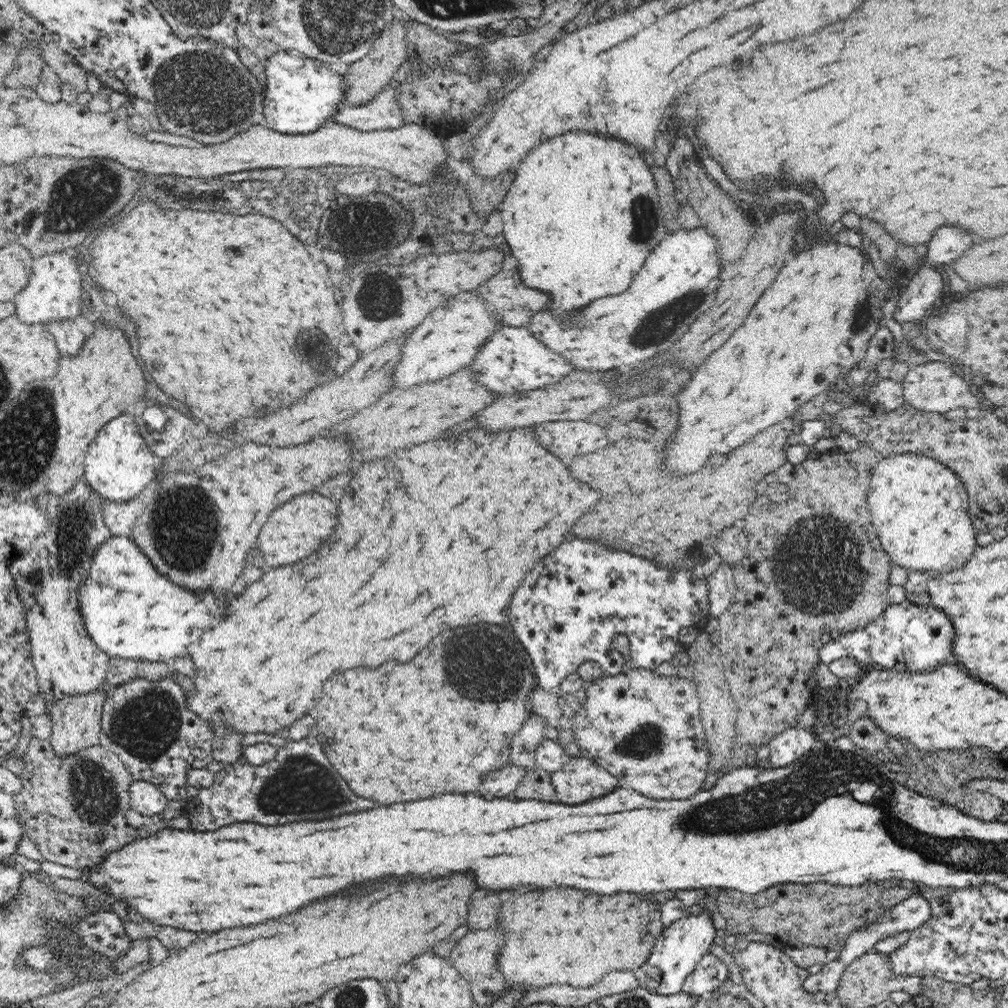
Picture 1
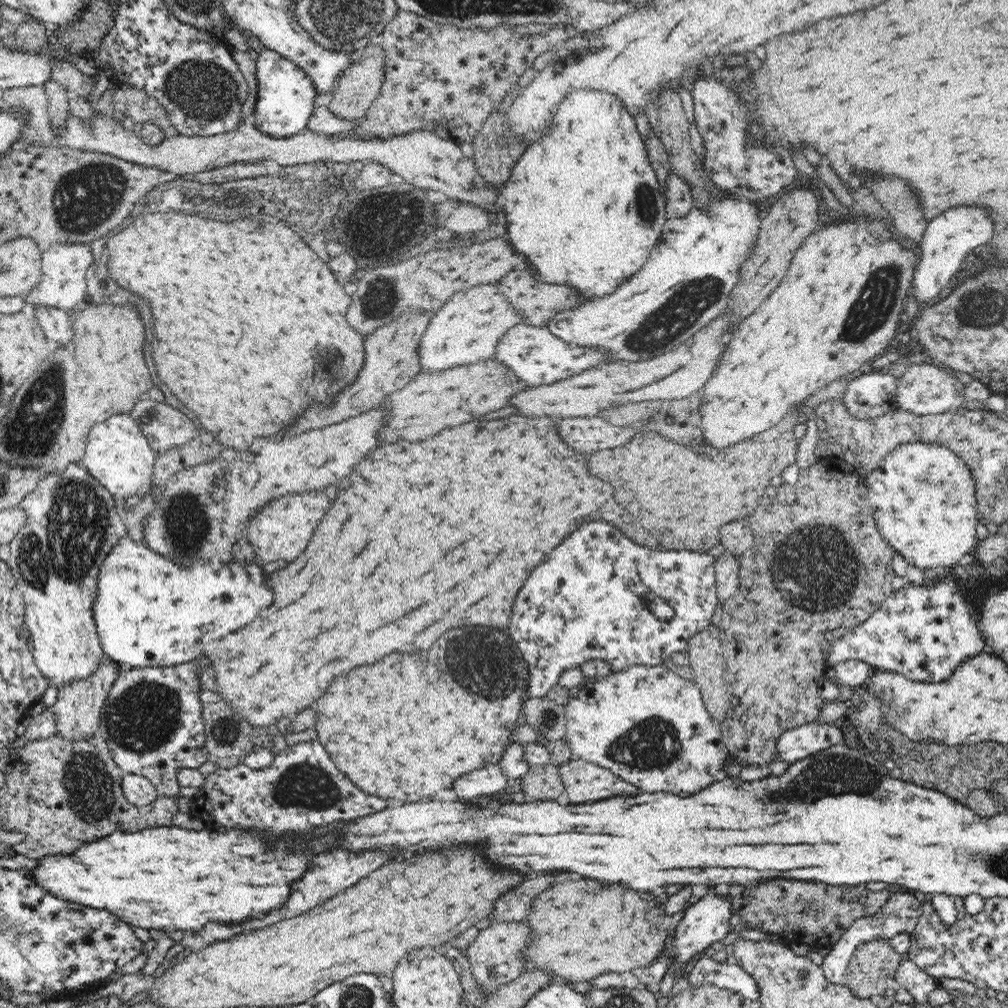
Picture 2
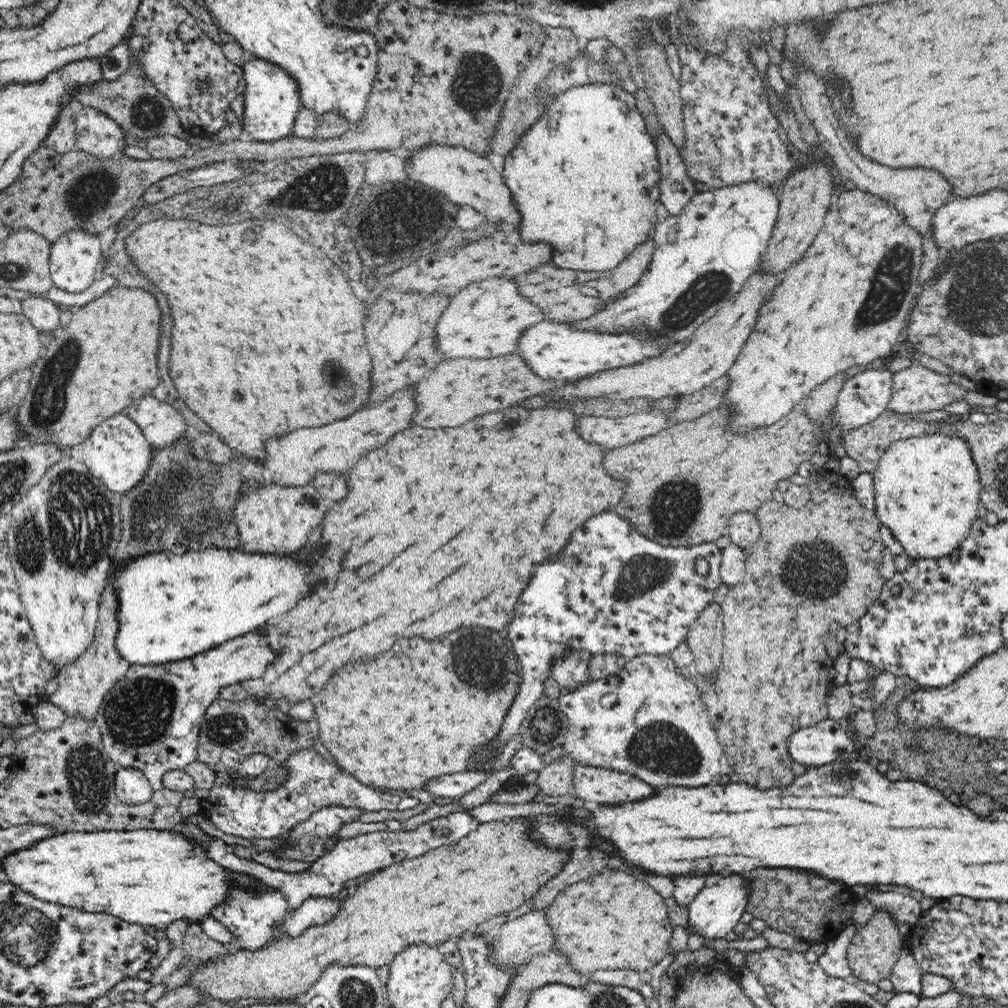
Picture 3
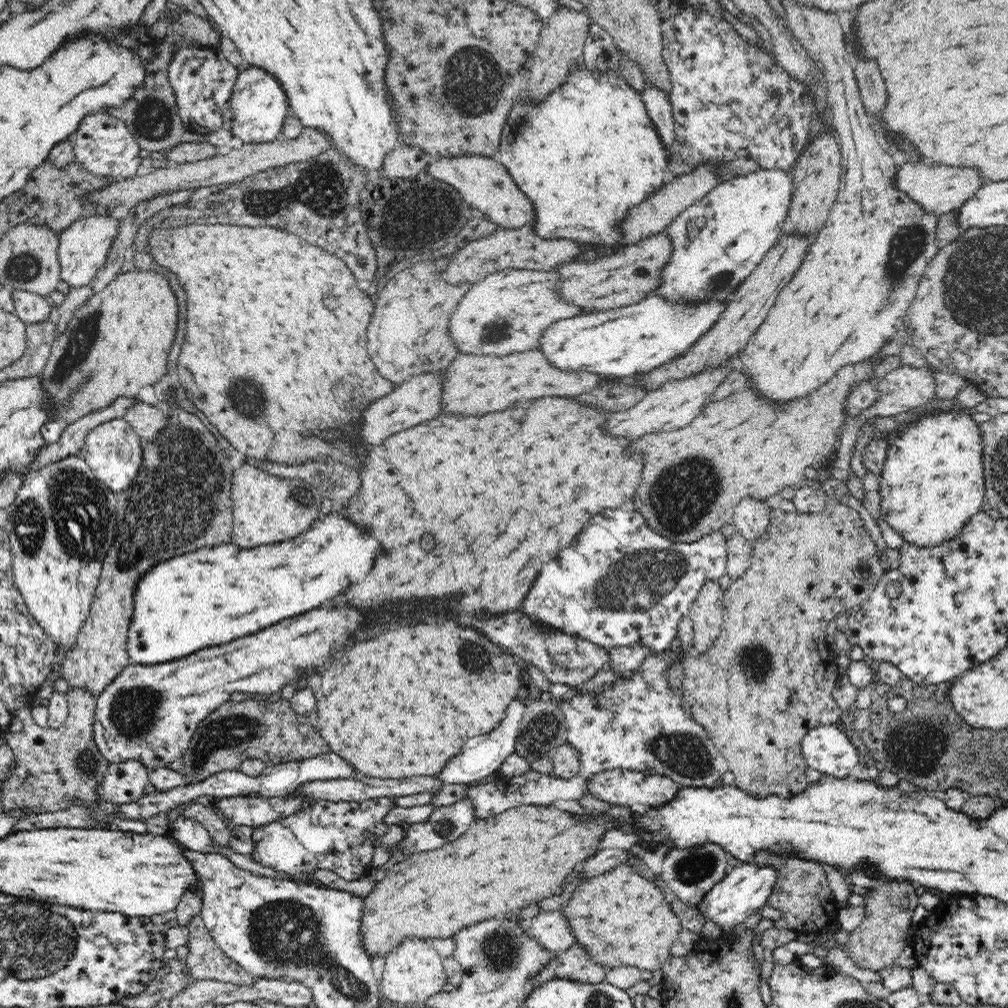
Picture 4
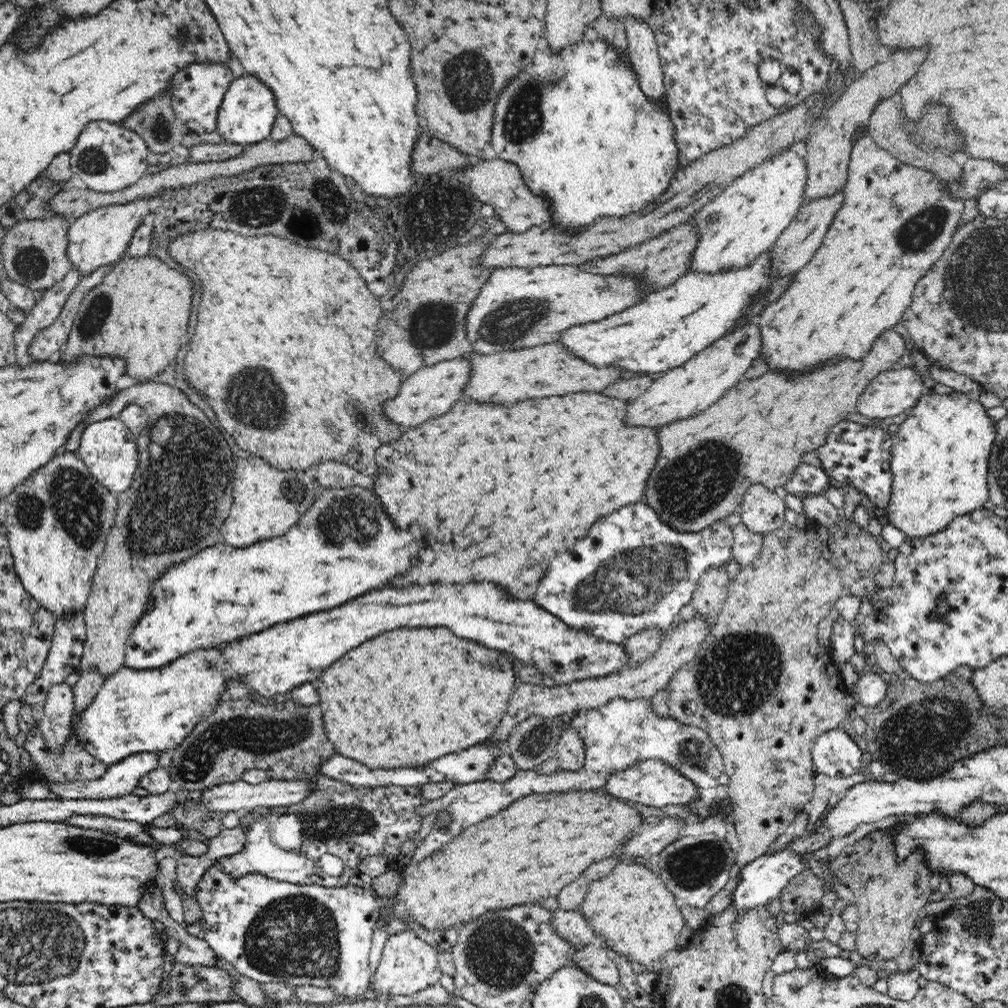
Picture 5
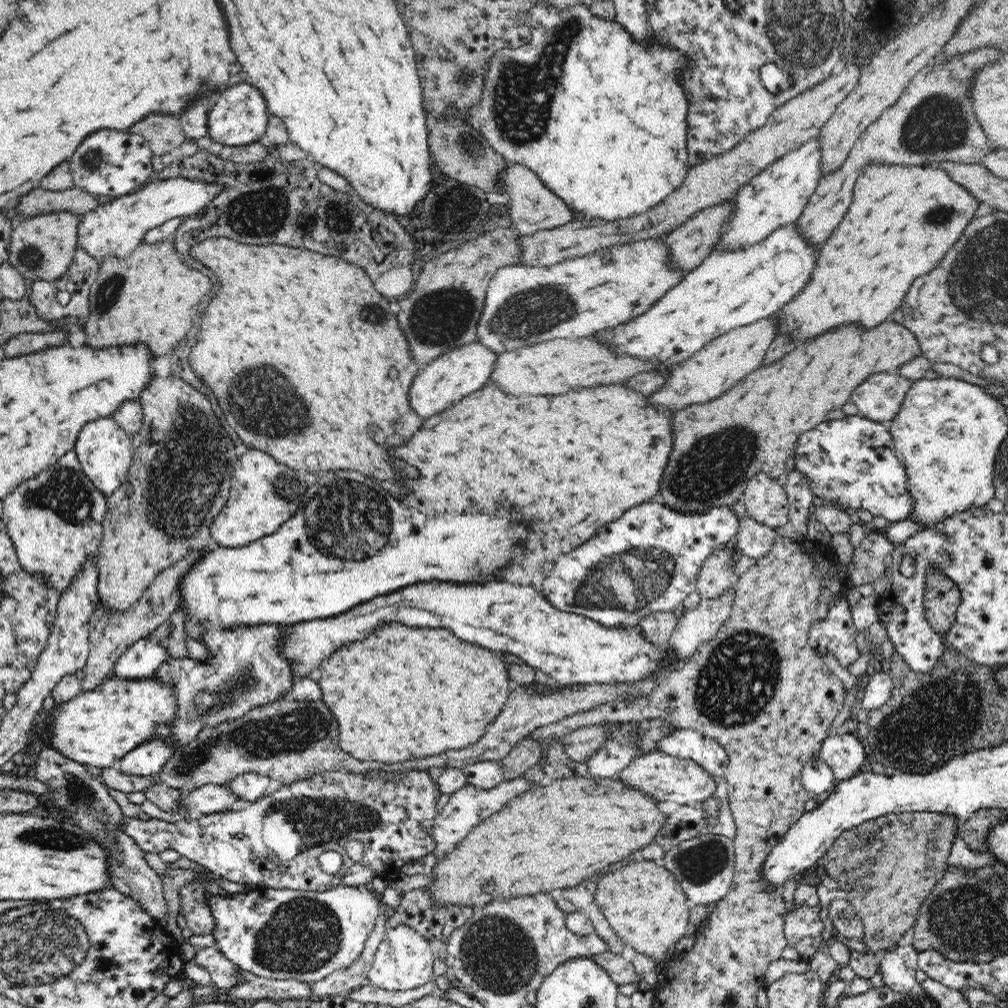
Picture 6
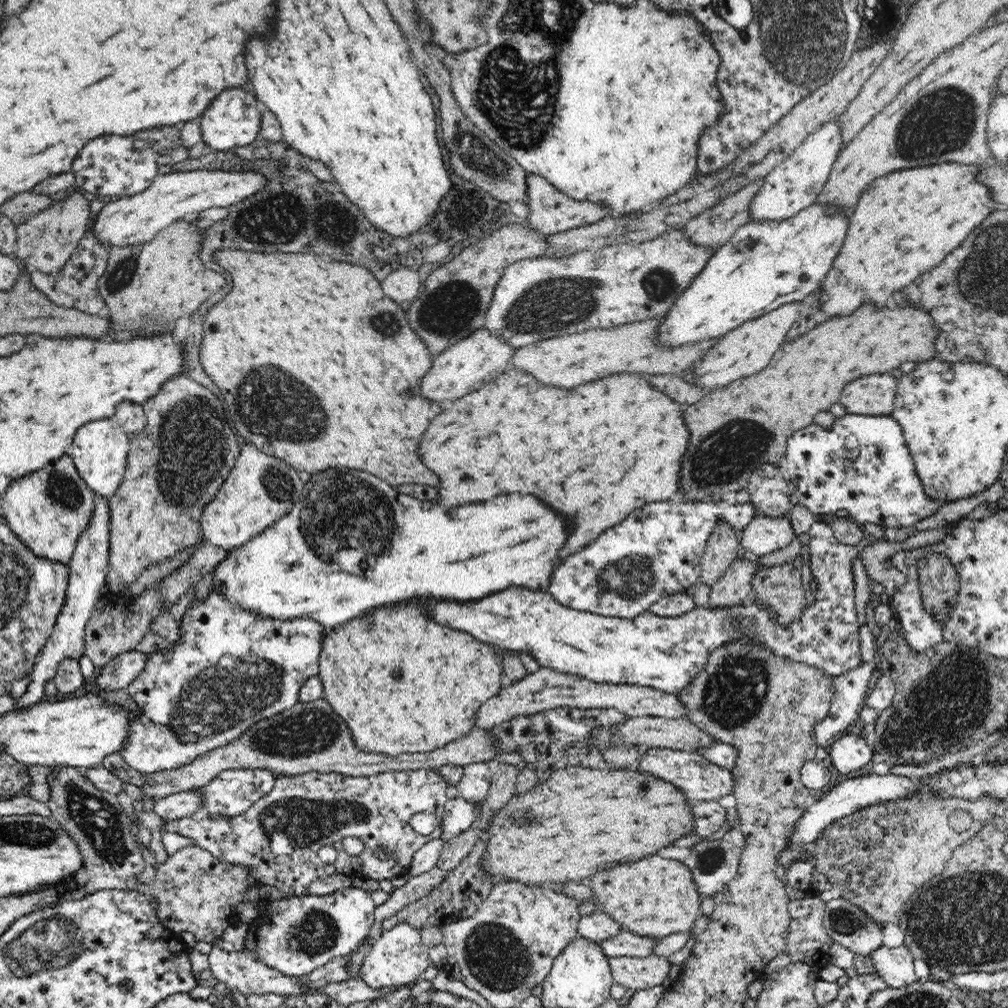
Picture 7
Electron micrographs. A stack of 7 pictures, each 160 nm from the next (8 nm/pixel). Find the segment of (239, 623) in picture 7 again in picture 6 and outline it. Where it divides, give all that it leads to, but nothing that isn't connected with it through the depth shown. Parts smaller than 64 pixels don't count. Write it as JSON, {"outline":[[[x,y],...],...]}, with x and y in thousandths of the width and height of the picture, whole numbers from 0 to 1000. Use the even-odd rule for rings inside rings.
{"outline":[[[242,620],[228,625],[208,621],[200,628],[208,652],[203,656],[192,656],[188,651],[169,653],[153,669],[162,677],[174,681],[177,714],[174,714],[170,727],[176,732],[176,741],[194,732],[204,720],[239,712],[252,700],[278,693],[280,687],[288,687],[293,676],[278,646],[278,637],[282,633],[281,620]],[[151,733],[122,750],[116,761],[123,769],[156,769],[171,748],[173,743],[165,740],[161,734]]]}

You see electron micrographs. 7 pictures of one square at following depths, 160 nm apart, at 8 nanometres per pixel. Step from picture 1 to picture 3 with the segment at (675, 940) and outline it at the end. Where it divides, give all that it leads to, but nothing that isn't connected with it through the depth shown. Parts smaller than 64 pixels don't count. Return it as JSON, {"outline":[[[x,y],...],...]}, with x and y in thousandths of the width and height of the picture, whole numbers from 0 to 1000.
{"outline":[[[724,867],[721,870],[714,869],[710,875],[703,875],[688,890],[688,893],[681,900],[685,926],[692,926],[698,933],[720,931],[734,916],[742,897],[742,872],[740,868]]]}

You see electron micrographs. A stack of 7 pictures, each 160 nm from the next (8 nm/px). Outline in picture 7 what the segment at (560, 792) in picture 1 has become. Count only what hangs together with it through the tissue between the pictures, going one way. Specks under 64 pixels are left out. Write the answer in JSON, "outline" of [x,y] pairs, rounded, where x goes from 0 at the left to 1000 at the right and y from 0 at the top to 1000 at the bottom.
{"outline":[[[643,741],[638,746],[631,765],[669,779],[671,783],[677,785],[677,791],[683,798],[711,794],[714,790],[726,786],[728,782],[728,771],[724,764],[716,763],[688,745]]]}

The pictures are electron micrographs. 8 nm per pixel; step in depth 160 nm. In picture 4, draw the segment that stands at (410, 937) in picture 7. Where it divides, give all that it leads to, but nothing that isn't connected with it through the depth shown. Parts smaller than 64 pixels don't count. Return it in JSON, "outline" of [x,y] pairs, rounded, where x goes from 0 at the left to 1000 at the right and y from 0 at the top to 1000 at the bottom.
{"outline":[[[403,931],[393,942],[383,948],[380,969],[376,980],[381,992],[399,998],[419,998],[428,989],[438,985],[443,974],[440,951],[433,943],[429,935],[415,931]]]}

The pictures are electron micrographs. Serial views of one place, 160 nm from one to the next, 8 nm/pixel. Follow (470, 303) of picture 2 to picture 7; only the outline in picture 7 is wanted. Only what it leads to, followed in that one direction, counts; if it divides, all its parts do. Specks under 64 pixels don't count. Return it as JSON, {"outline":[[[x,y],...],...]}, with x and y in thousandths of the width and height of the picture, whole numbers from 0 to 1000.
{"outline":[[[669,228],[657,231],[654,235],[637,241],[614,241],[587,248],[573,249],[558,257],[538,254],[520,257],[506,262],[500,267],[494,282],[490,286],[490,294],[482,309],[479,325],[500,336],[500,340],[513,345],[524,343],[534,337],[571,331],[583,325],[605,325],[631,317],[647,314],[655,315],[669,302],[669,296],[677,292],[677,288],[685,282],[692,270],[700,264],[708,247],[687,243],[680,230]]]}

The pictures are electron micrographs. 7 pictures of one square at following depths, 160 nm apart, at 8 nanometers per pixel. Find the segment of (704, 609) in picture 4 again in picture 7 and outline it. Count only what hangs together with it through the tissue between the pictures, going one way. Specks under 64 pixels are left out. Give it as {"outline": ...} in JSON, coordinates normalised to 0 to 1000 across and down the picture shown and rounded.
{"outline":[[[714,517],[702,533],[698,550],[695,552],[693,577],[705,582],[720,569],[725,558],[736,550],[733,528]]]}

